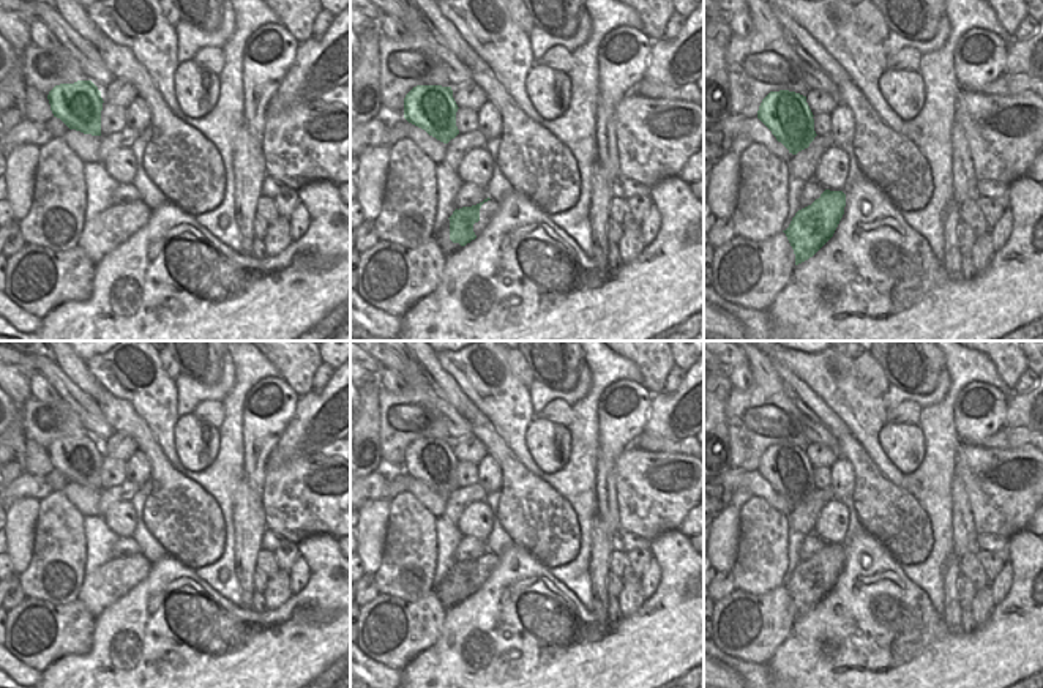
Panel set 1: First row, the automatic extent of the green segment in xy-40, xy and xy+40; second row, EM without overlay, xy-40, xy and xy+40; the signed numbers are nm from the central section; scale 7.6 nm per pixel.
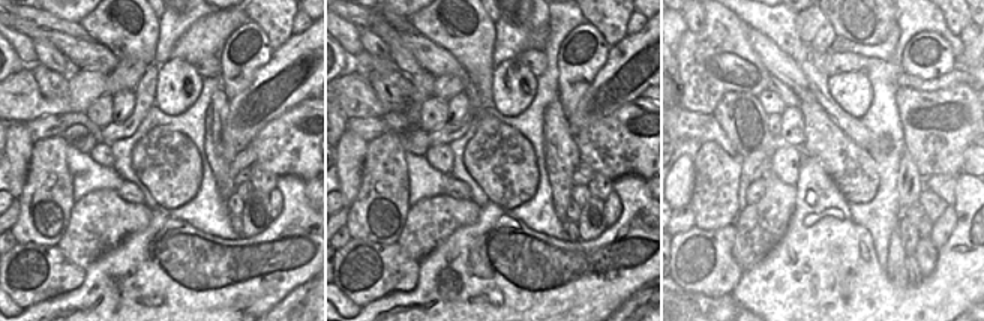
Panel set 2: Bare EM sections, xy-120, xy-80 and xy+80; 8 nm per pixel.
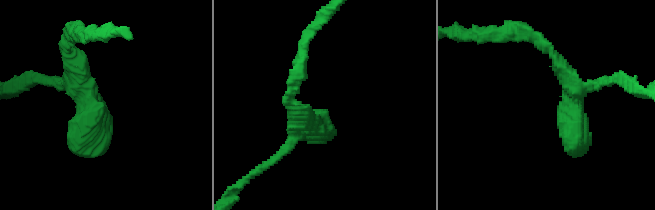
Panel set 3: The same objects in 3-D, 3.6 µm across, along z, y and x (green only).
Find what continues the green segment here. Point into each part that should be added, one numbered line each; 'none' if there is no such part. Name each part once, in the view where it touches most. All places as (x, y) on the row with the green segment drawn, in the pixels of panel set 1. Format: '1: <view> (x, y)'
none

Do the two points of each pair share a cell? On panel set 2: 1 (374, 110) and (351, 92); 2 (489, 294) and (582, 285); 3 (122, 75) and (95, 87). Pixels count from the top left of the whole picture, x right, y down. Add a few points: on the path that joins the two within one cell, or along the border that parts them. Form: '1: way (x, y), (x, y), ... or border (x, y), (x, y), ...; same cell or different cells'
1: way (368, 105), (357, 98); same cell
2: way (512, 294), (551, 294), (560, 290); same cell
3: border (108, 75), (105, 92); different cells

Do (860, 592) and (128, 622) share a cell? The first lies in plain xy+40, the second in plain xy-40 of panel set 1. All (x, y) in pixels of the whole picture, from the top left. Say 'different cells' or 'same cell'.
same cell

